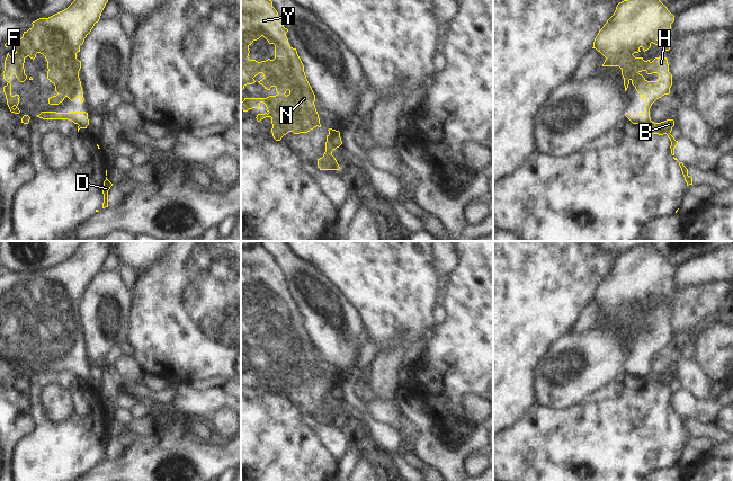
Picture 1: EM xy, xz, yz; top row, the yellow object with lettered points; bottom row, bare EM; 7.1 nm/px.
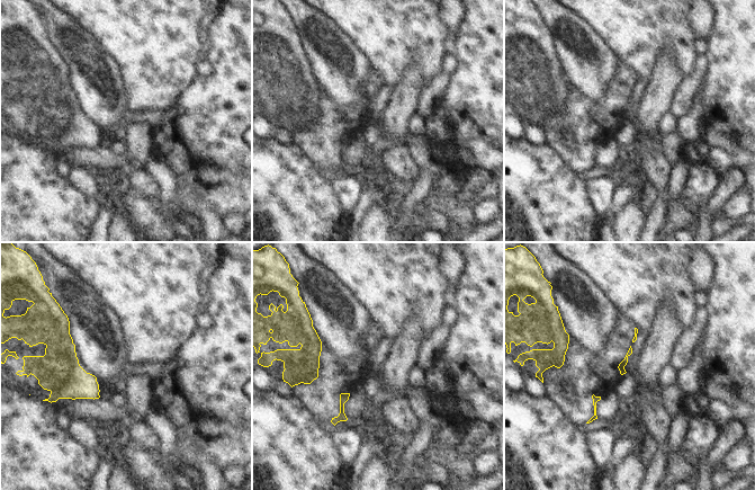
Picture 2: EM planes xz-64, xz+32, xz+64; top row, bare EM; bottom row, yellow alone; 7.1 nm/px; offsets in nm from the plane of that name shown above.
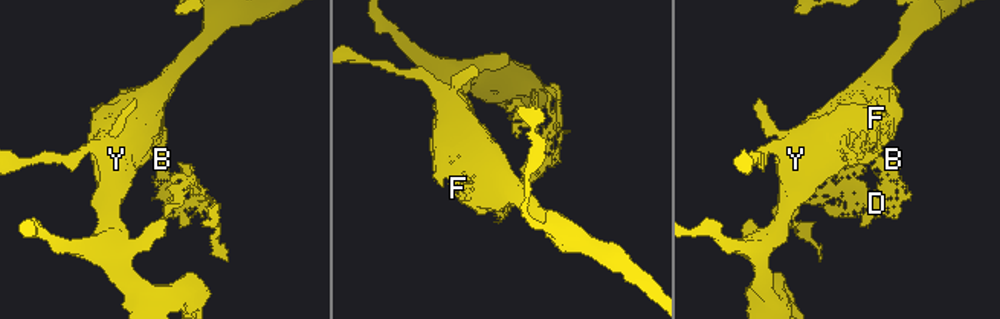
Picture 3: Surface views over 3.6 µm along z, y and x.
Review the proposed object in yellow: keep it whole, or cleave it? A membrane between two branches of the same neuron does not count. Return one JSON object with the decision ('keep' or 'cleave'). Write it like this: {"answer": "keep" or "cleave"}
{"answer": "cleave"}

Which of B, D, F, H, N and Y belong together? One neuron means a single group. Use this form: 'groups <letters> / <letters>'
groups B D / F H N Y

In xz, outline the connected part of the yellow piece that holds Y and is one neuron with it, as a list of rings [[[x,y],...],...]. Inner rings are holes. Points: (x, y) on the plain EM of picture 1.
[[[259,242],[241,248],[241,342],[254,336],[253,330],[262,326],[265,330],[258,335],[267,342],[275,339],[277,344],[276,348],[267,350],[244,350],[241,360],[243,364],[259,362],[263,355],[267,364],[256,371],[258,374],[271,371],[271,385],[276,393],[288,384],[300,386],[321,380],[315,347],[296,301],[288,295],[287,284],[272,253]],[[261,288],[275,297],[274,312],[258,314],[248,310],[249,299]]]

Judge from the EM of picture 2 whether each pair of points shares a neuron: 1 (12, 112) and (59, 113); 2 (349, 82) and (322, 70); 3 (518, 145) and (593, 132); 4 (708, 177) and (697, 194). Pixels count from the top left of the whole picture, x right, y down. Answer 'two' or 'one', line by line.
1: one
2: one
3: two
4: one

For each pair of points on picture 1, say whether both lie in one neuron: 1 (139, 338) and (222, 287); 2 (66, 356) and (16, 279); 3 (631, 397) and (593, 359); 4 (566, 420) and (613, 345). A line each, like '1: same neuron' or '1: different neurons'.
1: same neuron
2: same neuron
3: different neurons
4: different neurons

